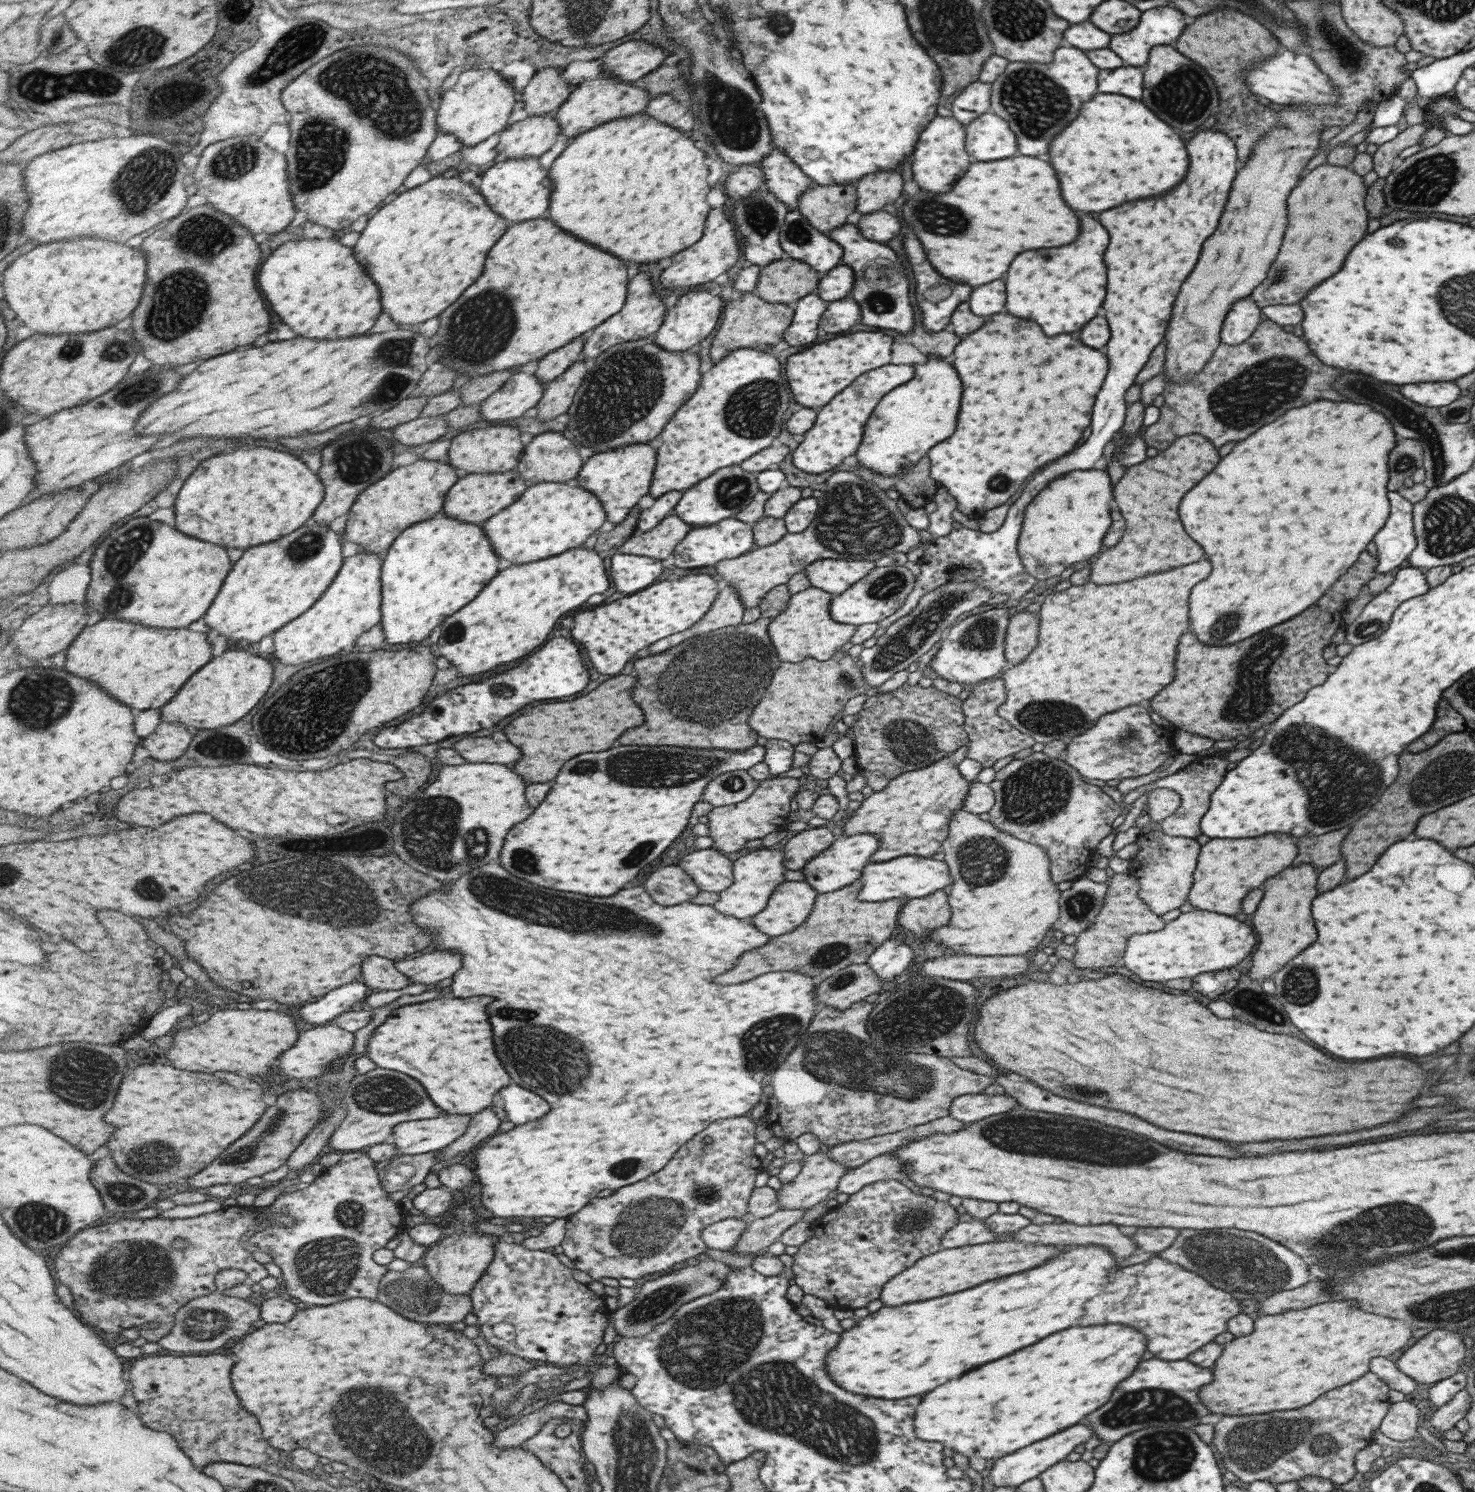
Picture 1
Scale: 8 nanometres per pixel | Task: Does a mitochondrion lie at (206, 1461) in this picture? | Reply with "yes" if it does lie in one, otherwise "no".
no

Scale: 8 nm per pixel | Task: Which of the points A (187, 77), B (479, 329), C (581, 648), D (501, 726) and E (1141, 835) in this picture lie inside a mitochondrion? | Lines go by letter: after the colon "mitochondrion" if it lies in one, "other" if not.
A: other
B: mitochondrion
C: other
D: other
E: other

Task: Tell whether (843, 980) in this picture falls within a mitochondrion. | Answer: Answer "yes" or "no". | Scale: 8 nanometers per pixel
yes

